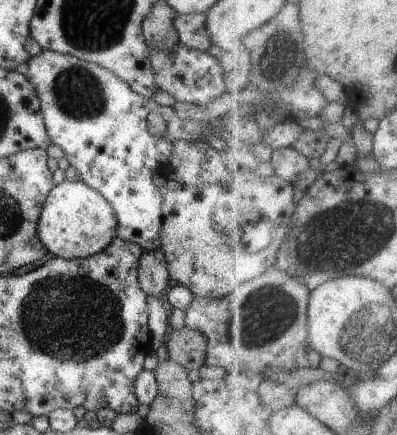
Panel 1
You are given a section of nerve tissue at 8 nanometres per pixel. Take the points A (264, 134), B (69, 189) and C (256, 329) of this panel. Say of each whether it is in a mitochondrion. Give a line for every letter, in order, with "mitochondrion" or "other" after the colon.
A: other
B: other
C: mitochondrion

